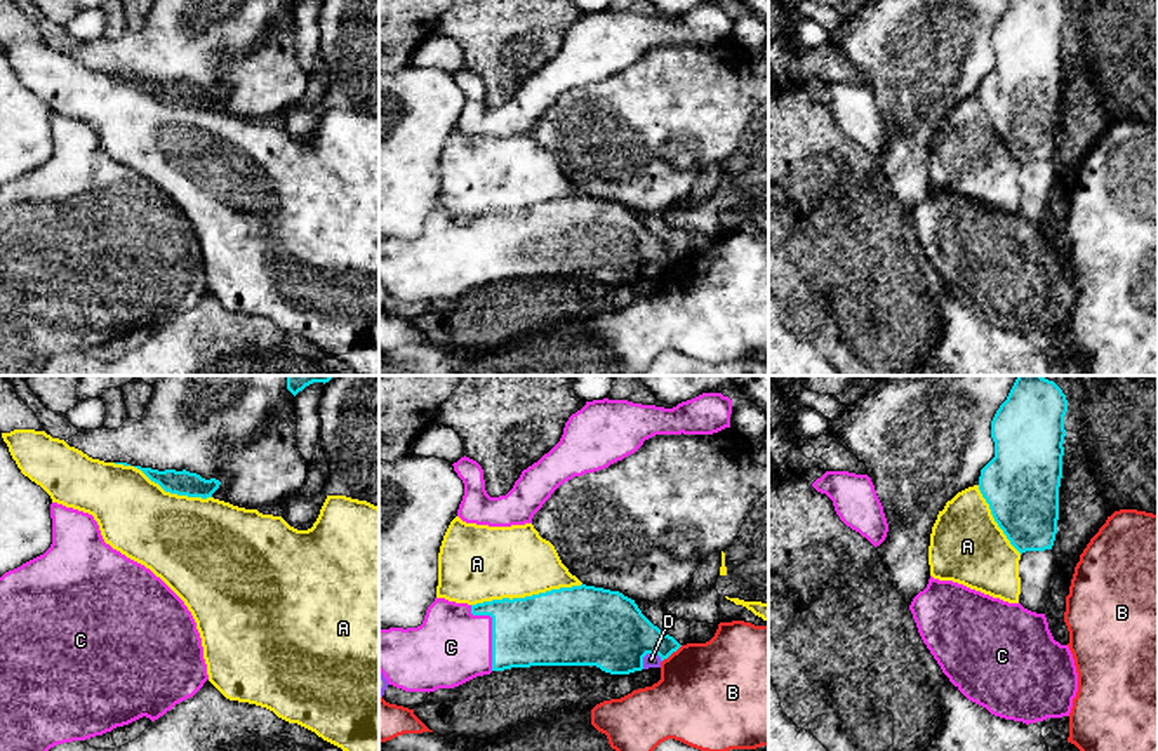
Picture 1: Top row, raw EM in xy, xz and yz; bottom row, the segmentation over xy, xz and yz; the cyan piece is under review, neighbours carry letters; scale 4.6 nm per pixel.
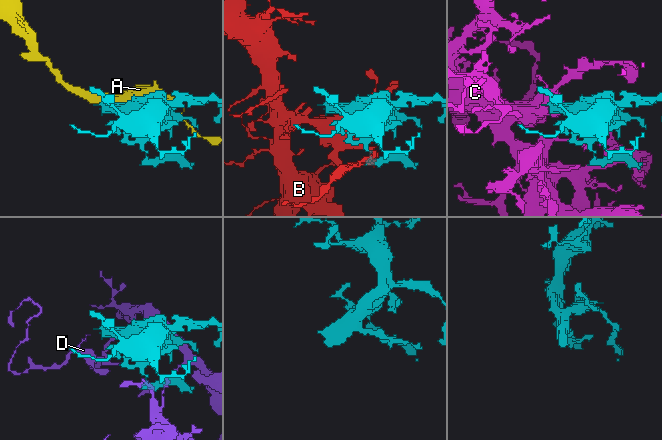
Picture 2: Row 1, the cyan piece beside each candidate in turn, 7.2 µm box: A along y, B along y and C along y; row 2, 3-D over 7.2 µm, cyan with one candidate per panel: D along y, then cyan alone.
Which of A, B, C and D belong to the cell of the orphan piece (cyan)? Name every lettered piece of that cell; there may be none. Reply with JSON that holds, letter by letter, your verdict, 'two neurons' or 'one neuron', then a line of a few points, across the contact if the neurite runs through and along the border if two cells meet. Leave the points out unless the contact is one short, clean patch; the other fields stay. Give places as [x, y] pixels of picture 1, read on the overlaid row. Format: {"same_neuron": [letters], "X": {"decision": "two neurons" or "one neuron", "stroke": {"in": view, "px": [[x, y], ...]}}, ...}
{"same_neuron": ["C"], "A": {"decision": "two neurons"}, "B": {"decision": "two neurons"}, "C": {"decision": "one neuron"}, "D": {"decision": "two neurons", "stroke": {"in": "xz", "px": [[661, 657], [647, 654], [642, 668]]}}}

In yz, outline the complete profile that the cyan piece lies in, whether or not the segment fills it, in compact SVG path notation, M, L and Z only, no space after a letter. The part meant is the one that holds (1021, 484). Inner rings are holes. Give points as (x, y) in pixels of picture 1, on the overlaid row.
M1017 376L991 421L995 457L981 469L979 490L995 522L1021 555L1052 549L1055 541L1066 412L1066 395L1054 381L1043 376Z

